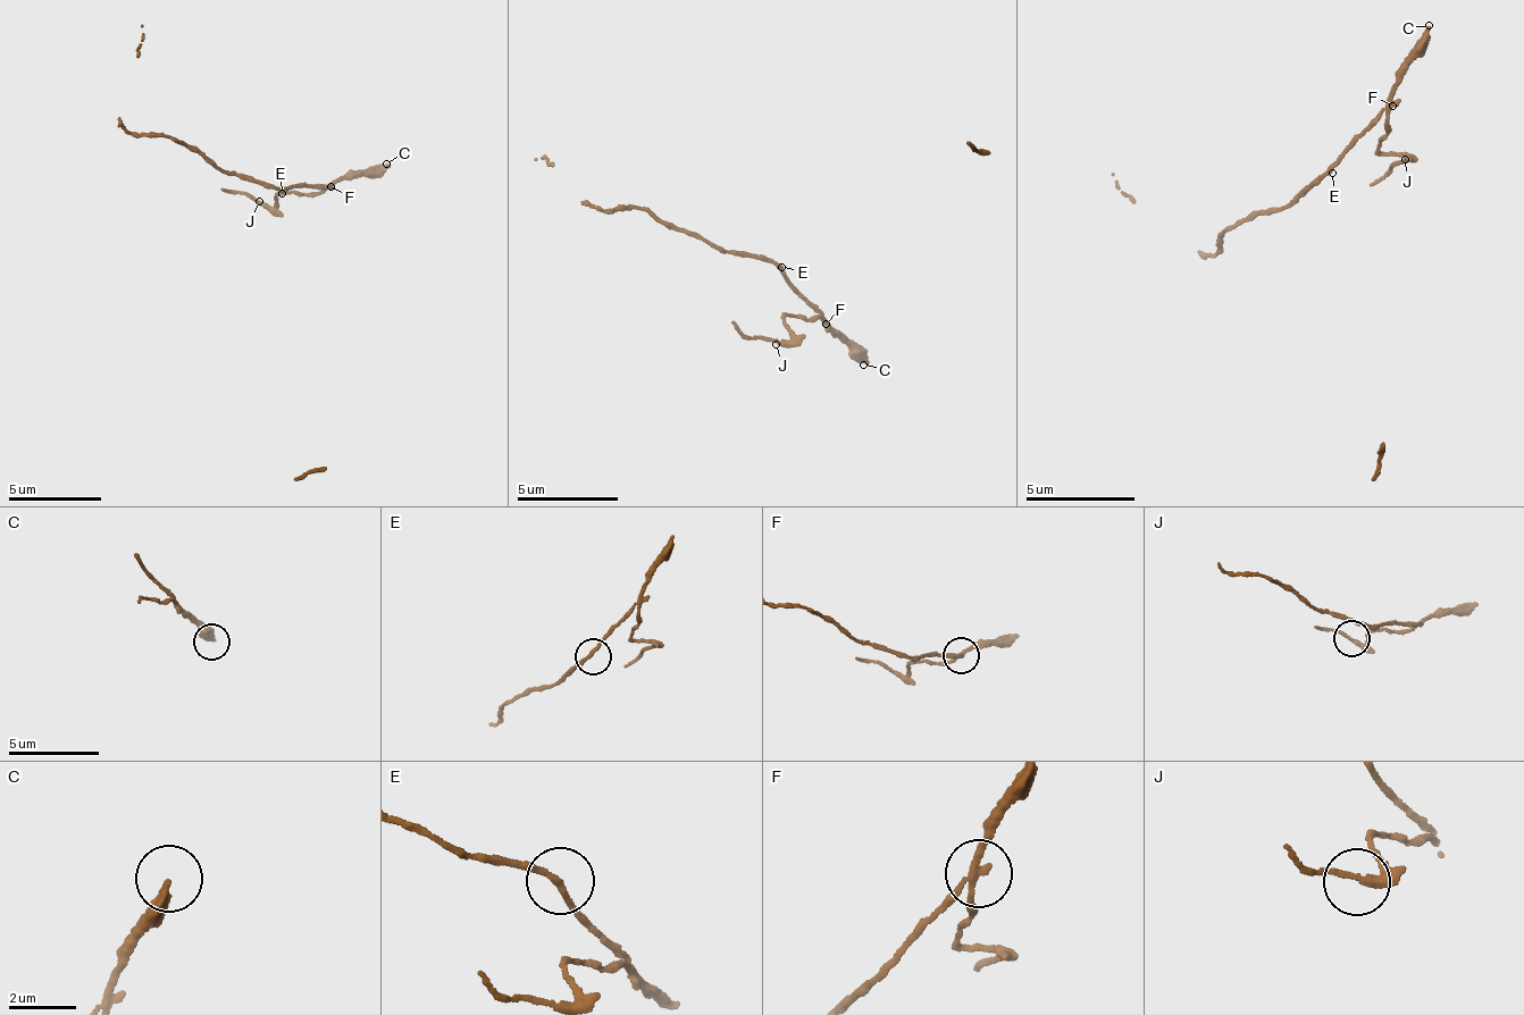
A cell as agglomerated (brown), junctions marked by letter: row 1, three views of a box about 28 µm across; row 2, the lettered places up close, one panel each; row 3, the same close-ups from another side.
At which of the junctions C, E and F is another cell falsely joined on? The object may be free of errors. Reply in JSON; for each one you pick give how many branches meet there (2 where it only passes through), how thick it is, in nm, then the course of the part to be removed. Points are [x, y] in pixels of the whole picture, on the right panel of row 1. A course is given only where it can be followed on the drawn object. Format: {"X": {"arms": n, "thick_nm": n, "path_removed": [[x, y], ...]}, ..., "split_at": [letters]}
{"F": {"arms": 3, "thick_nm": 170, "path_removed": [[1392, 107], [1376, 137], [1383, 154], [1403, 159], [1384, 178], [1370, 185]]}, "split_at": ["F"]}

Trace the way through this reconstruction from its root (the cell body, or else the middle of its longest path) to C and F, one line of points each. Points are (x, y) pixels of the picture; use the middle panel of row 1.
C: (775, 263), (784, 266), (787, 282), (798, 287), (801, 295), (821, 308), (829, 327), (853, 342), (863, 365)
F: (775, 263), (784, 266), (787, 282), (798, 287), (801, 295), (821, 308), (825, 324)

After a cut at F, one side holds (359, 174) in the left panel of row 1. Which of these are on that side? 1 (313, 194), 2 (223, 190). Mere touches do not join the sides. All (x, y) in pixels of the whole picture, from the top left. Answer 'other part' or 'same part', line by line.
1: other part
2: other part

